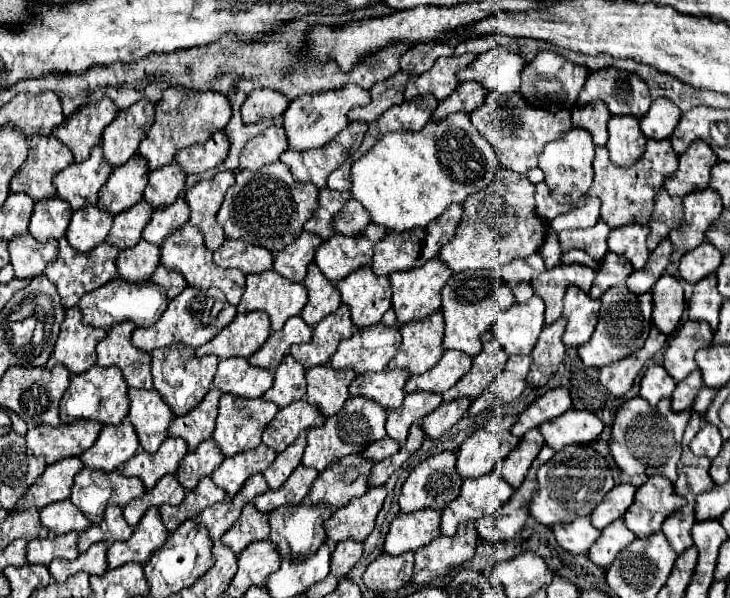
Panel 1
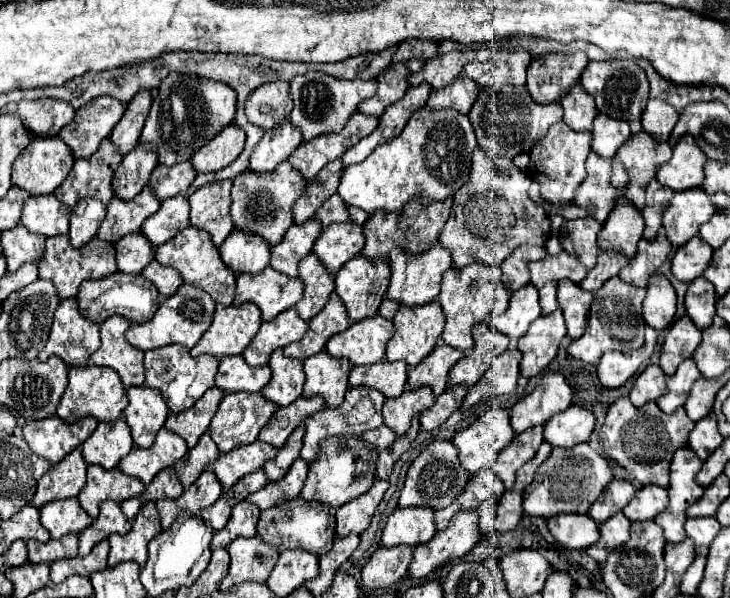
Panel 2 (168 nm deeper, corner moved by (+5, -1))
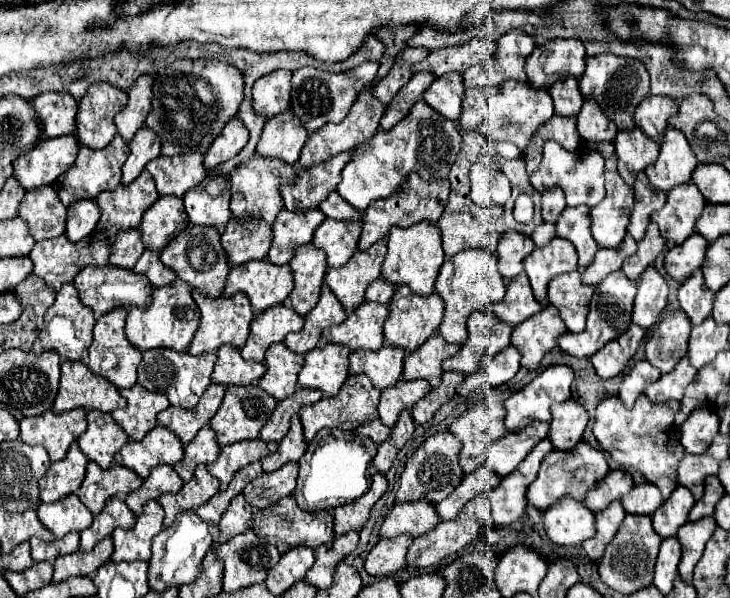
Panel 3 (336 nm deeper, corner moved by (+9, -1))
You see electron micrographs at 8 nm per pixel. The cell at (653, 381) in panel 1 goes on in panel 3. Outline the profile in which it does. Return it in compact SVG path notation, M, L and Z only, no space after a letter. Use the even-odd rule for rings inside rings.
M649 361L635 363L635 367L625 375L625 379L619 385L619 399L623 401L623 405L631 409L637 397L645 391L645 387L653 385L657 377L661 377L661 373L653 365L649 365Z

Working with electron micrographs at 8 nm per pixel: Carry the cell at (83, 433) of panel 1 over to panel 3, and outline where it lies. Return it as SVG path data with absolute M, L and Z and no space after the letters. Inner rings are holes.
M73 409L69 413L55 415L45 411L37 417L25 417L21 423L21 441L27 445L41 445L47 449L51 461L61 461L67 449L87 429L87 411Z

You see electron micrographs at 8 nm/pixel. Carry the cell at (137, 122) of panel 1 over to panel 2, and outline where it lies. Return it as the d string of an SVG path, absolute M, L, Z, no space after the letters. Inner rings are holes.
M141 89L127 105L125 115L121 117L121 121L117 123L117 127L111 133L111 141L115 143L115 147L119 149L121 155L127 155L139 141L145 119L149 115L151 109L151 91Z

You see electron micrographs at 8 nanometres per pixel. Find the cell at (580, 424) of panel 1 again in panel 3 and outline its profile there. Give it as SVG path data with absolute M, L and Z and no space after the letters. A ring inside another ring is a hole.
M569 399L561 405L553 405L551 409L551 429L549 441L559 451L571 451L583 439L583 431L589 423L589 415L583 405L575 399Z

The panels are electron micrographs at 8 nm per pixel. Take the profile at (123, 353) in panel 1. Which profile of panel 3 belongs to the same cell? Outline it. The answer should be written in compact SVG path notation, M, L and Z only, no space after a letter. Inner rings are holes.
M115 309L115 311L97 319L95 331L93 331L93 343L89 347L89 363L87 363L87 367L93 373L103 375L105 379L109 379L119 389L133 387L137 383L137 367L141 361L141 351L135 349L127 341L125 331L123 331L126 317L127 311L125 309Z

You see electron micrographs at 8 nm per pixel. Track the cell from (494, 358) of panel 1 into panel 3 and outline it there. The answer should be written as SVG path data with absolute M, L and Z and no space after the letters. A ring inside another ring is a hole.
M479 309L467 321L469 337L455 353L443 361L443 371L459 371L463 375L471 375L477 371L479 363L485 355L495 355L503 351L511 337L511 327L493 317L493 309Z

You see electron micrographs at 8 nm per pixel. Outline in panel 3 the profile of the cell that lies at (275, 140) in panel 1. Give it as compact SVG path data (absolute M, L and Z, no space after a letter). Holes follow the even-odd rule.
M287 109L285 113L279 113L265 123L261 139L255 147L255 155L295 165L307 137L309 133L305 133L301 121L297 121L297 117L293 117L293 111Z

